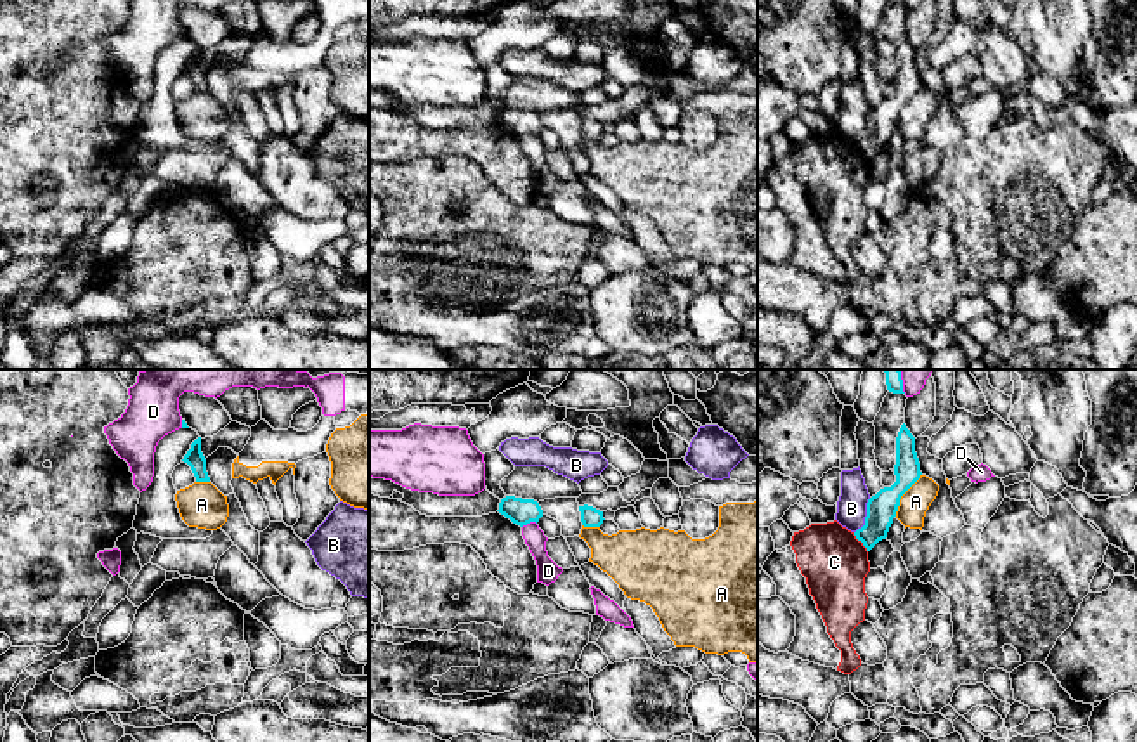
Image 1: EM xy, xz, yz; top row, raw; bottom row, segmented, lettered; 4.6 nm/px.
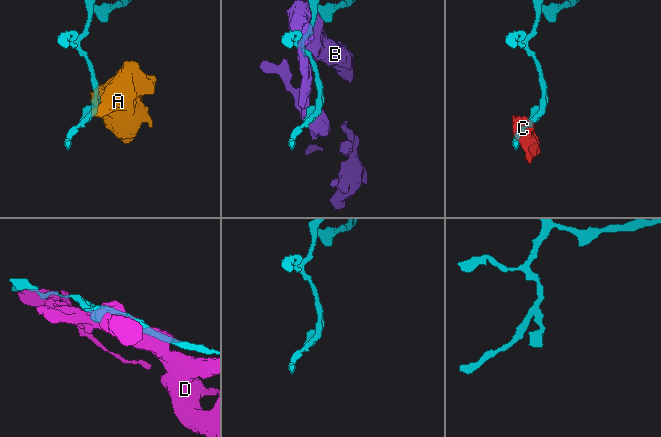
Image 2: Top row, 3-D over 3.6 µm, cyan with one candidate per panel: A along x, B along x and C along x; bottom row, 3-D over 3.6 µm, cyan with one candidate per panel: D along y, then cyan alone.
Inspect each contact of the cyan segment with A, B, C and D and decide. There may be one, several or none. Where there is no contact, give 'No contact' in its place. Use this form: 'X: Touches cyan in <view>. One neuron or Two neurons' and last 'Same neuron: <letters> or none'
A: Touches cyan in yz. Two neurons
B: Touches cyan in yz. Two neurons
C: Touches cyan in yz. Two neurons
D: Touches cyan in xz. Two neurons
Same neuron: none

